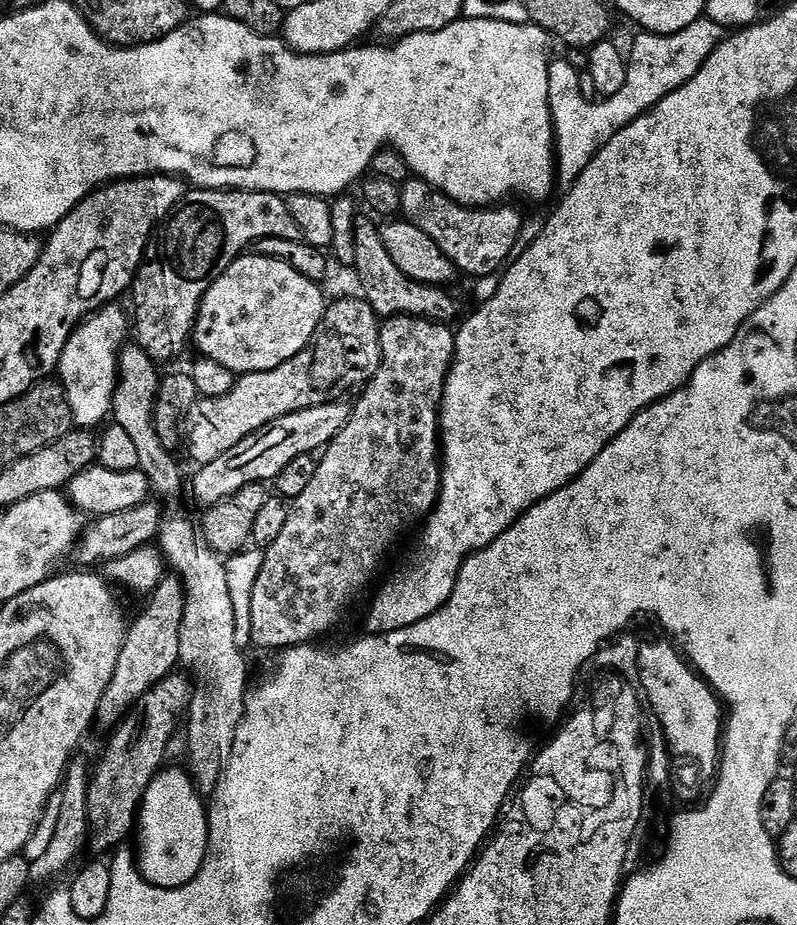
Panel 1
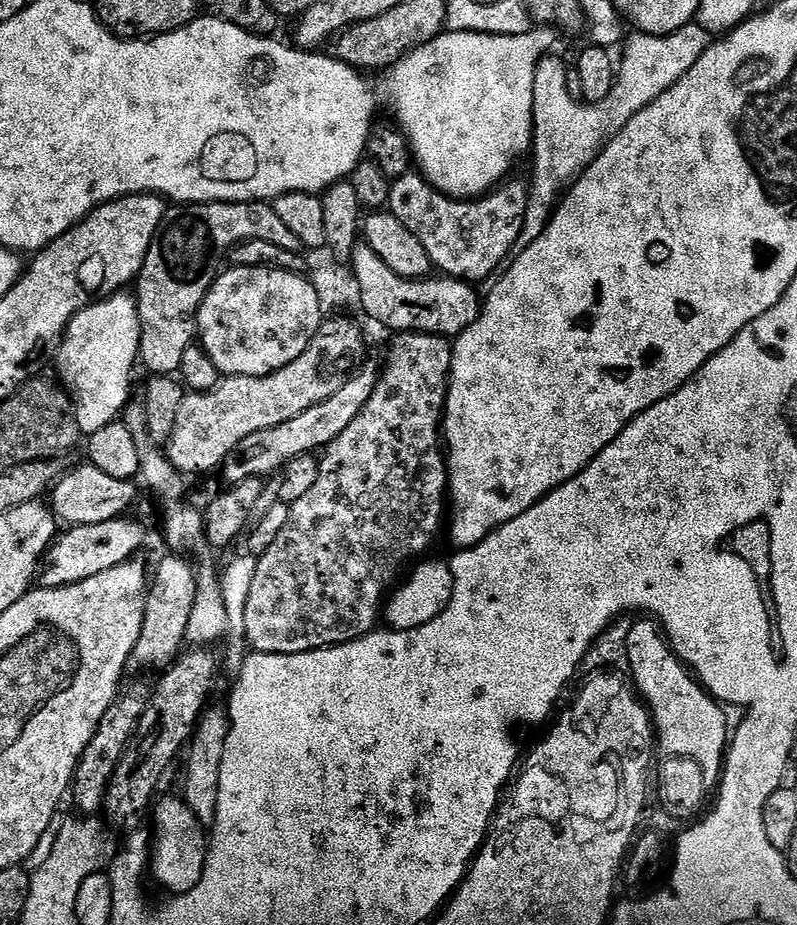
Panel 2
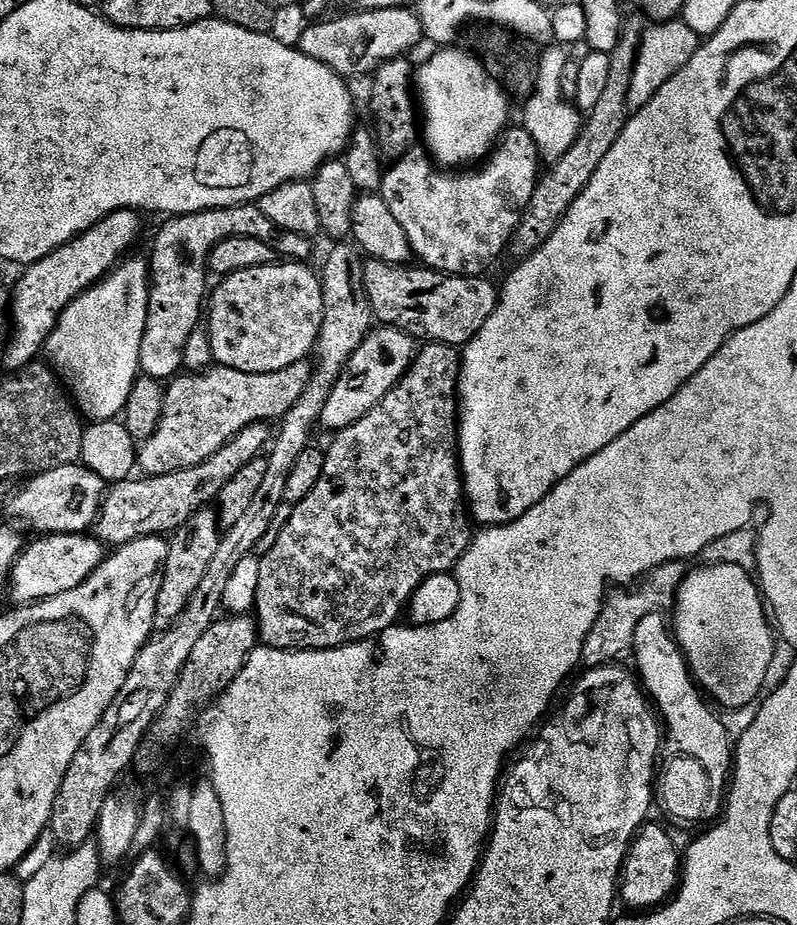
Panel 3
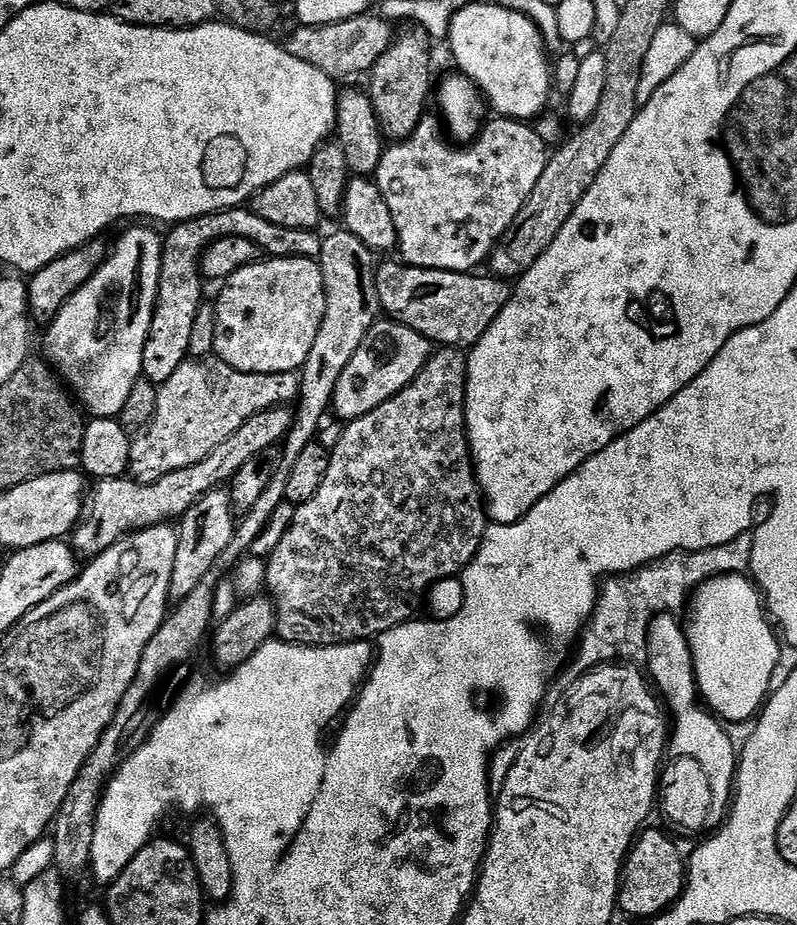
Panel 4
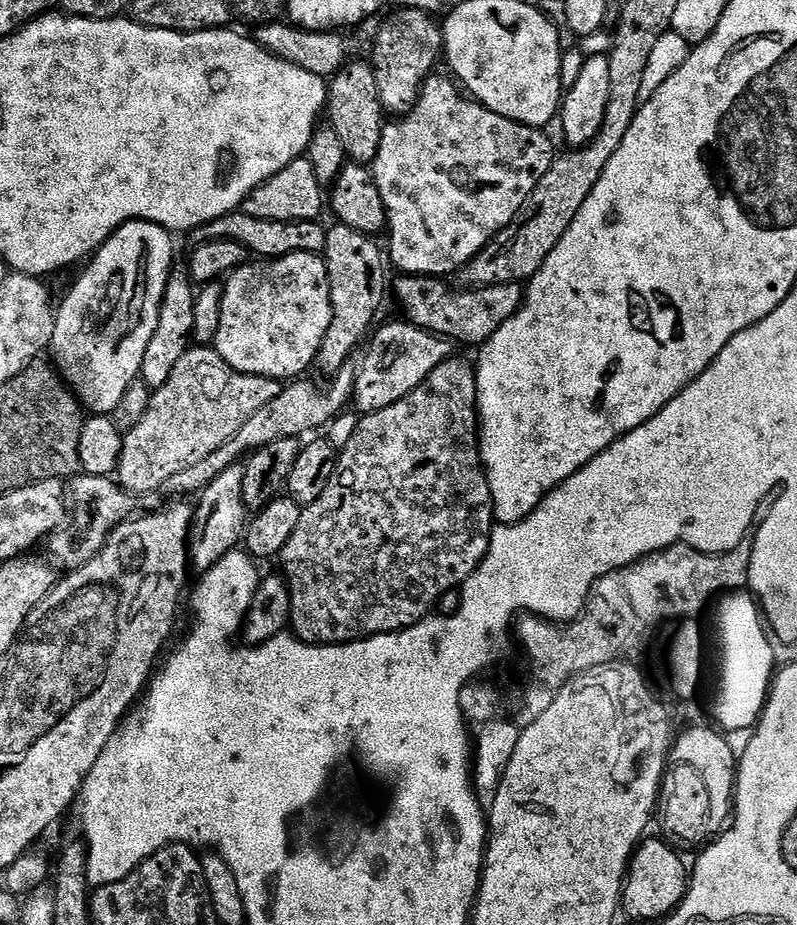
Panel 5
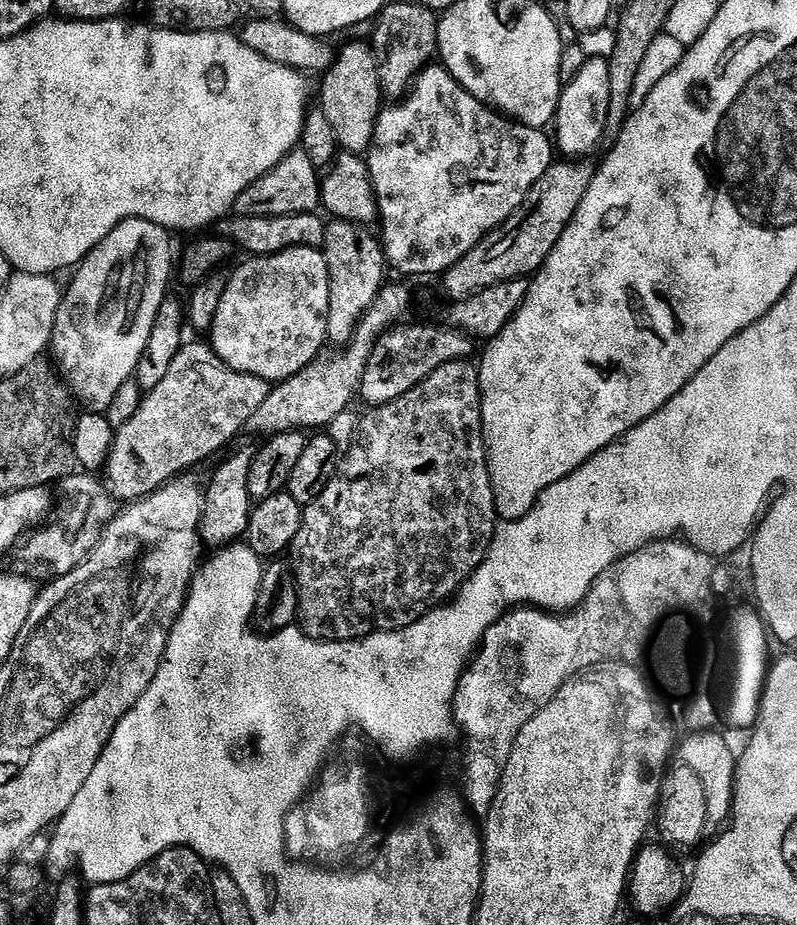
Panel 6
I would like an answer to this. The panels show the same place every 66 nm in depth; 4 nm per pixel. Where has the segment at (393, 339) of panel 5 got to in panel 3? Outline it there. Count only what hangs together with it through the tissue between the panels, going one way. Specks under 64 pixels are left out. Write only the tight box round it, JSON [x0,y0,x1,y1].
[322,326,418,430]

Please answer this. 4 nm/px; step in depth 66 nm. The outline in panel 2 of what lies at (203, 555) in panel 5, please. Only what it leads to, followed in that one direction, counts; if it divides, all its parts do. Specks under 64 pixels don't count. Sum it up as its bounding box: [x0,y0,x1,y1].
[131,554,198,670]

